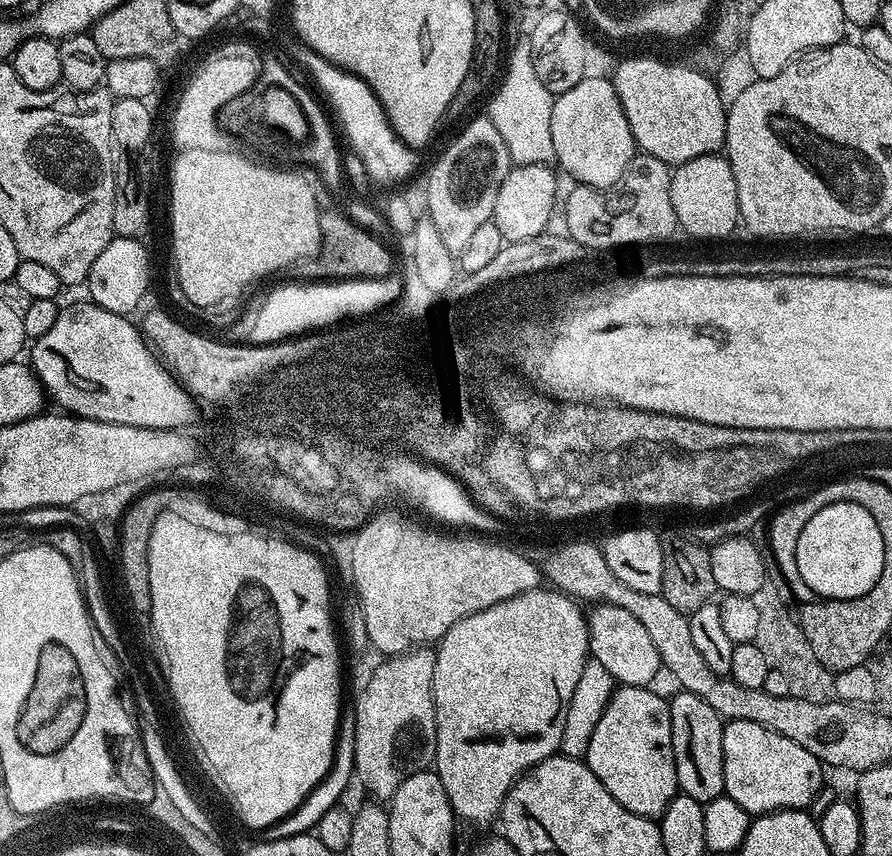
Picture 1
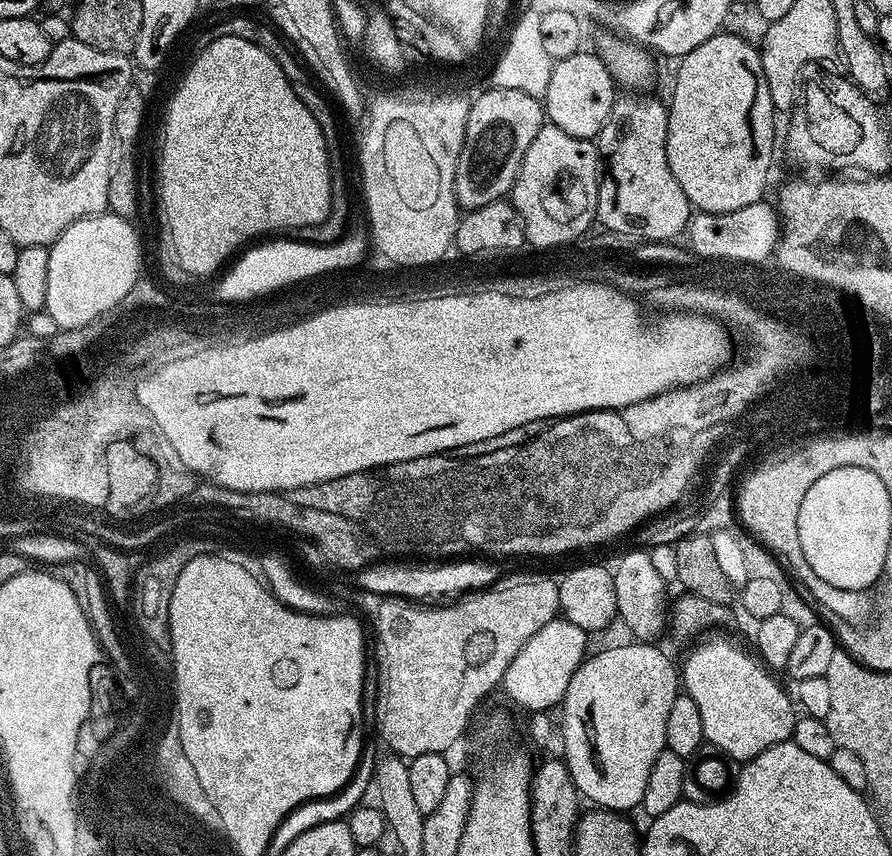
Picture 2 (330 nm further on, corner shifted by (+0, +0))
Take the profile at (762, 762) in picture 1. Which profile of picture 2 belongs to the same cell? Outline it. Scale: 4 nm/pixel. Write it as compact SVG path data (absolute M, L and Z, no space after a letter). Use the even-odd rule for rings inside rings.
M712 636L709 640L701 639L696 649L689 654L682 664L682 688L690 698L694 698L698 706L698 714L702 714L702 730L705 741L718 750L726 750L730 758L747 762L762 750L770 750L770 746L786 744L792 740L798 717L798 708L793 697L784 693L784 688L775 680L773 673L751 651L744 652L740 644L727 640L724 636Z

